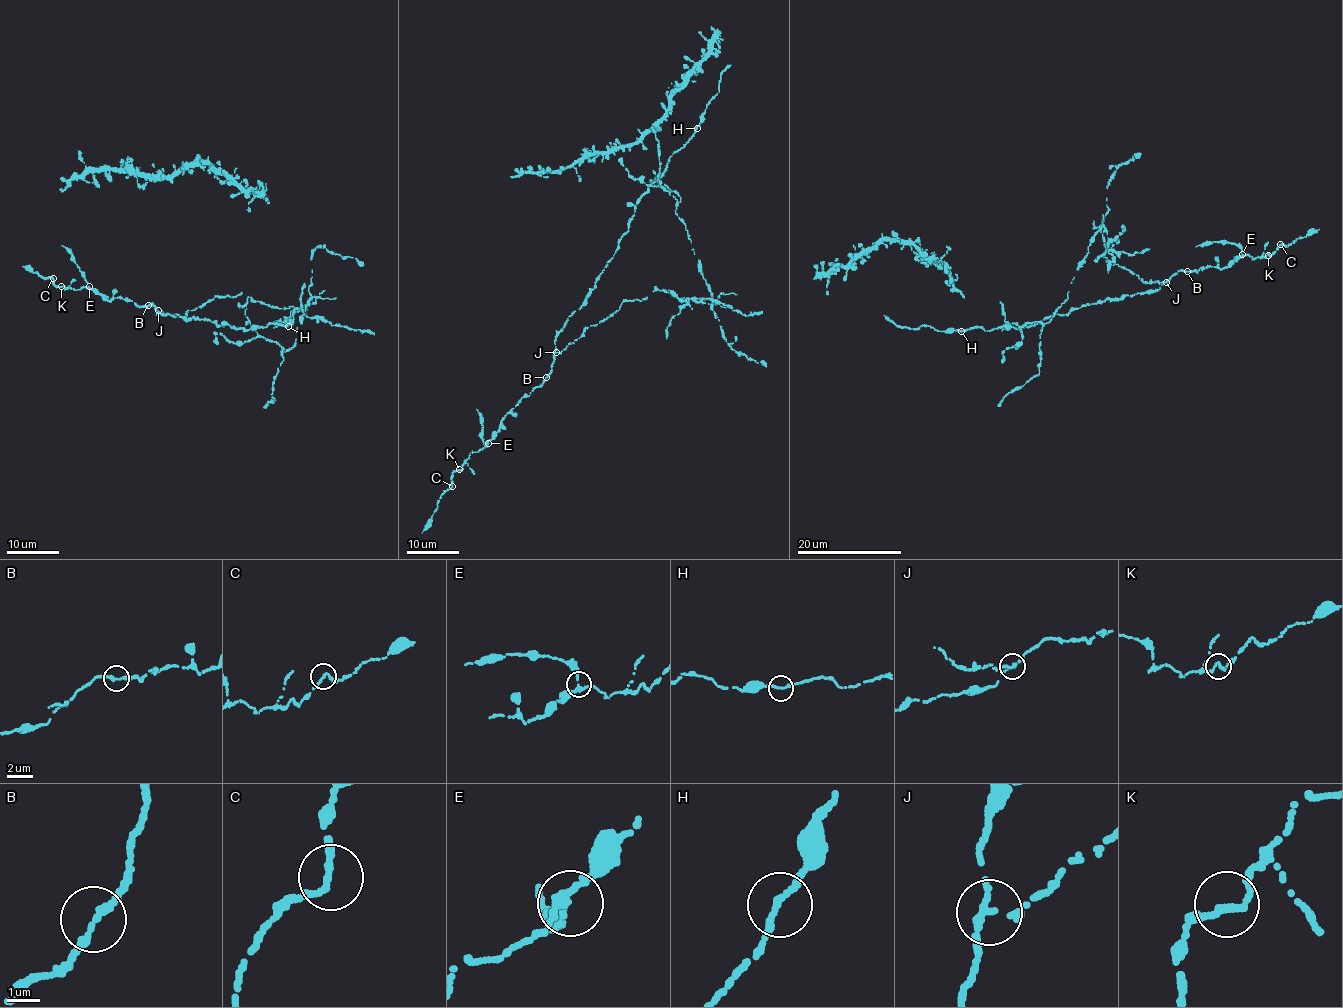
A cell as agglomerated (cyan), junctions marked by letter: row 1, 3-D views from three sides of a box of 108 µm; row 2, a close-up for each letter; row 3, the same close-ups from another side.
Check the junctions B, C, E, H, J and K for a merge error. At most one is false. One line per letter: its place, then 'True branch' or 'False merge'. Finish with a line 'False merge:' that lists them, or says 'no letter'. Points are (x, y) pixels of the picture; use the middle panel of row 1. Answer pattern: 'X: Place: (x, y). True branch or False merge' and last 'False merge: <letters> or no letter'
B: Place: (546, 377). True branch
C: Place: (452, 486). True branch
E: Place: (488, 443). True branch
H: Place: (697, 128). True branch
J: Place: (556, 352). False merge
K: Place: (459, 469). True branch
False merge: J

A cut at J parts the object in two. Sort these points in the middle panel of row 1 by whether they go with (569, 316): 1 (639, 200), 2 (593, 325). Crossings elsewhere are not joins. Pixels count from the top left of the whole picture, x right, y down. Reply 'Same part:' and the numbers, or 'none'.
Same part: 1

